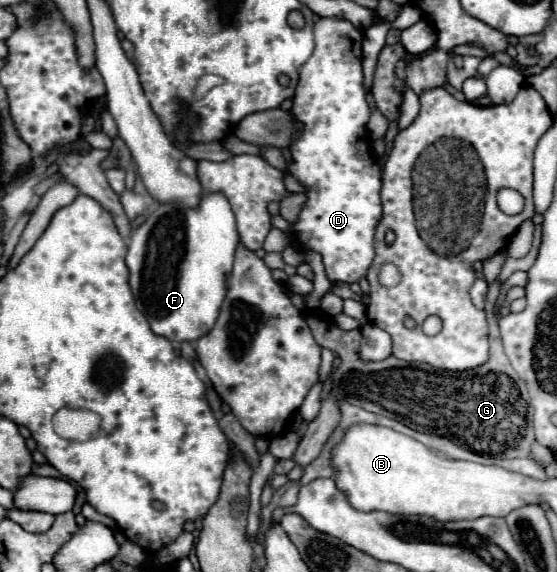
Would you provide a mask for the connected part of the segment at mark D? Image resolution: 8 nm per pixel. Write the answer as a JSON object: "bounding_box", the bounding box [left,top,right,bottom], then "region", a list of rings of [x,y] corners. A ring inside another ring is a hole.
{"bounding_box":[289,17,381,283],"region":[[[321,17],[315,23],[315,51],[301,69],[301,79],[297,83],[291,107],[297,121],[305,125],[305,133],[301,133],[301,137],[297,137],[297,141],[293,141],[291,145],[293,163],[289,165],[289,173],[295,175],[303,187],[309,189],[307,203],[299,215],[299,221],[295,223],[296,242],[303,251],[315,249],[323,255],[329,281],[345,283],[355,283],[361,277],[365,277],[373,261],[373,233],[377,223],[381,221],[381,167],[369,155],[369,139],[365,137],[371,113],[363,89],[361,43],[363,31],[355,27],[351,21],[341,17]]]}

